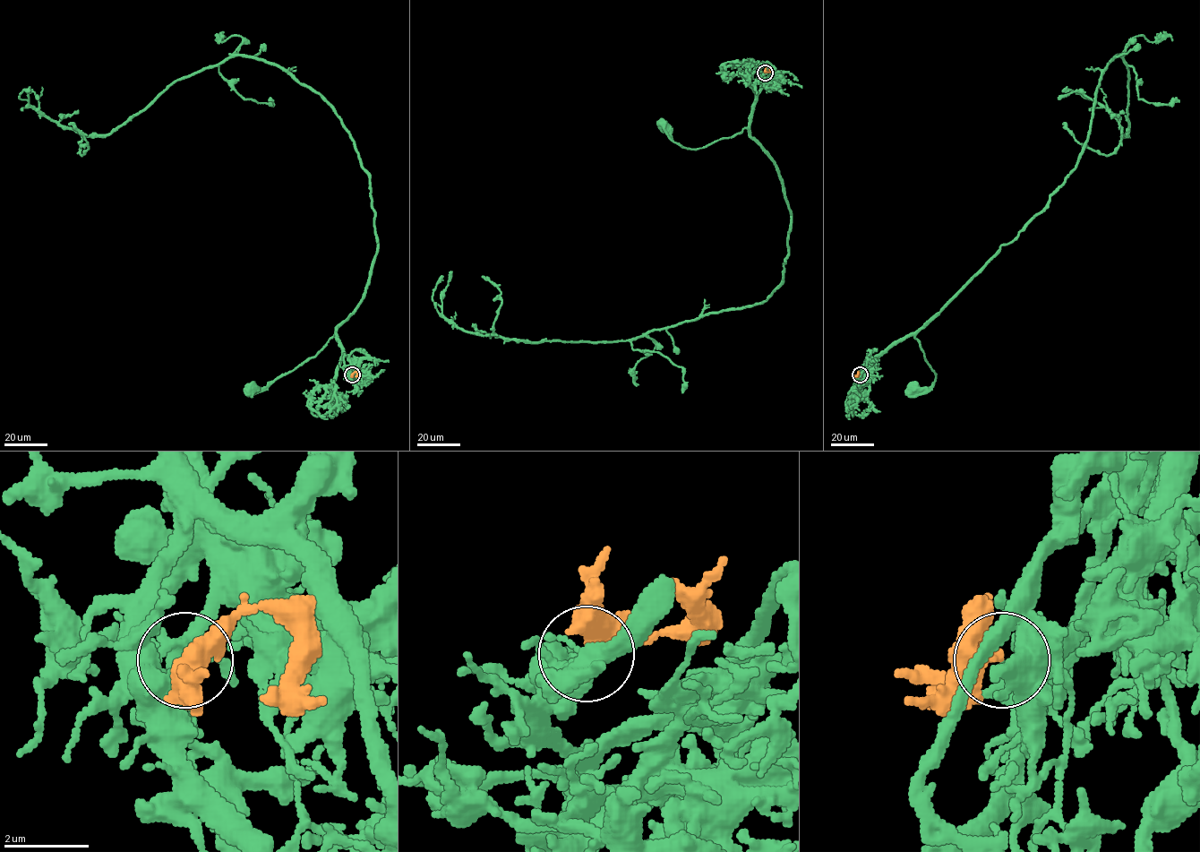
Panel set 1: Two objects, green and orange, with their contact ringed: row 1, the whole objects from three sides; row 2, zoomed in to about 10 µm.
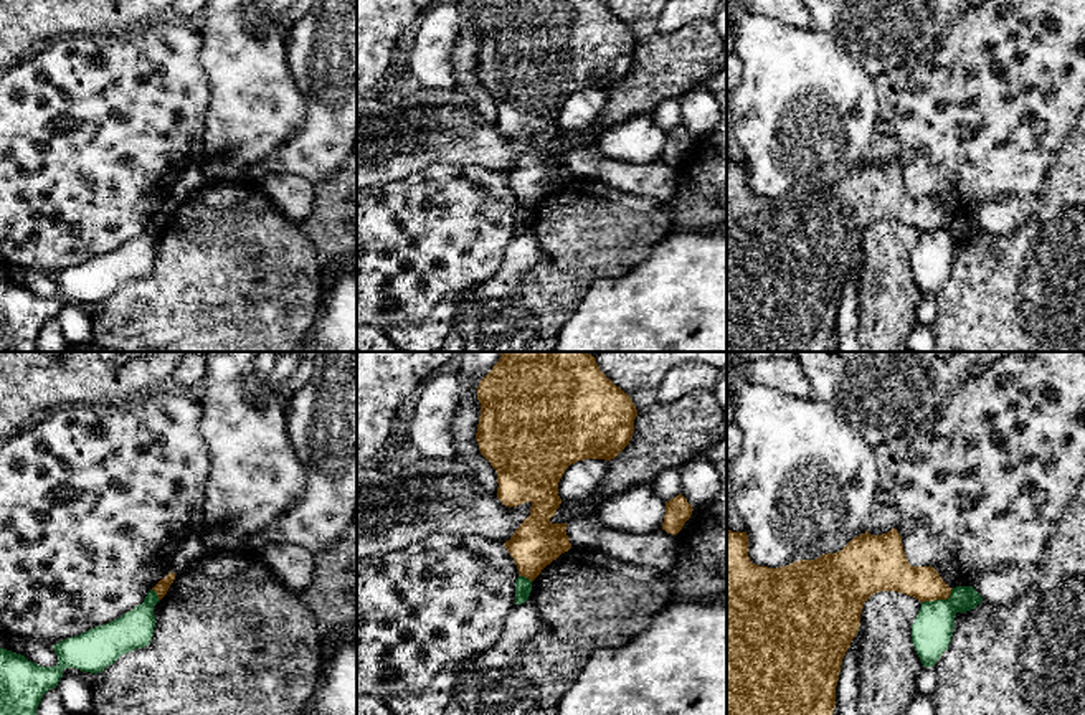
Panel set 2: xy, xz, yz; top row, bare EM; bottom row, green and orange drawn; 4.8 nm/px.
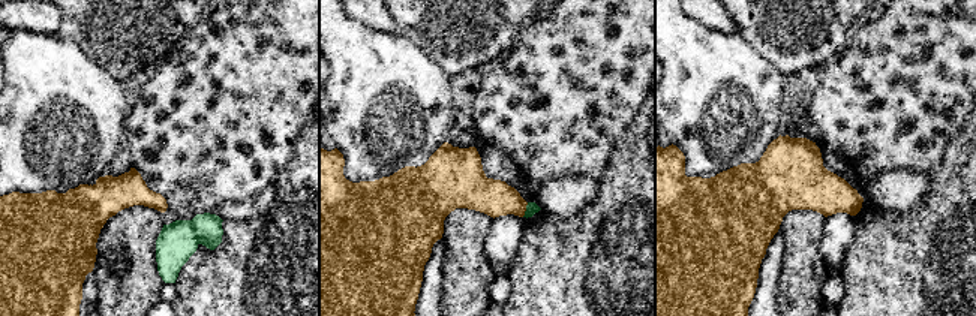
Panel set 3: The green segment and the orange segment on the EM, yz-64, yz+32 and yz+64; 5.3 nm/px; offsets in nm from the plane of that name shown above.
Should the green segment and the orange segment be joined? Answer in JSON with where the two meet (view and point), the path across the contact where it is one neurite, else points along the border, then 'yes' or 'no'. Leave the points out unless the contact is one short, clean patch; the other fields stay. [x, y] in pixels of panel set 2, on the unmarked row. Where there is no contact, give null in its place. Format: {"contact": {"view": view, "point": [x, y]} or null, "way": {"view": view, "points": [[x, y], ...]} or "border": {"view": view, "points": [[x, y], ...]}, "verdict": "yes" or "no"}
{"contact": {"view": "yz", "point": [938, 230]}, "border": {"view": "yz", "points": [[953, 218], [947, 228], [925, 230], [922, 233]]}, "verdict": "no"}

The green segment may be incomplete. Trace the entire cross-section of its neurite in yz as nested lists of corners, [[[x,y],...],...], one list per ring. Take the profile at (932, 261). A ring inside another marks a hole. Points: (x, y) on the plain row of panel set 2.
[[[956,216],[948,230],[922,233],[912,254],[912,272],[923,297],[933,297],[948,279],[956,244],[974,239],[981,231],[973,216]]]

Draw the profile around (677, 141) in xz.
[[[682,124],[666,132],[662,160],[677,165],[682,160],[684,154],[690,149],[692,140],[692,135]]]

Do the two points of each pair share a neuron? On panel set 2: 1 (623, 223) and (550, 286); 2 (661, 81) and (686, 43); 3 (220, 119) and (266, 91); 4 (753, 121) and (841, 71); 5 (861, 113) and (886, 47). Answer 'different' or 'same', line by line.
1: same
2: same
3: same
4: same
5: different

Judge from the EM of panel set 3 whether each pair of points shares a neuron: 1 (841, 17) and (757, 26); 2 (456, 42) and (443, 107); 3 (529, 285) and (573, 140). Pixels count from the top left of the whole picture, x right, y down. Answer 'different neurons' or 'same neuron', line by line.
1: same neuron
2: different neurons
3: different neurons

